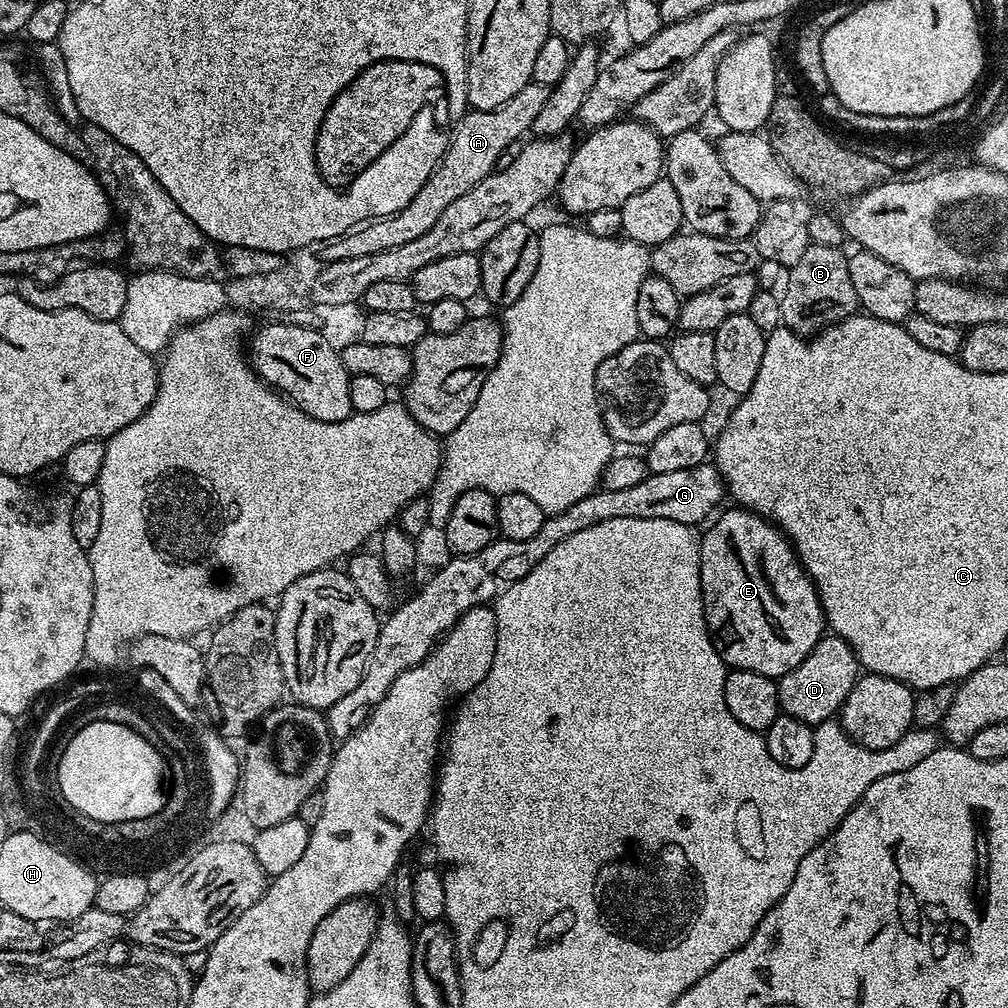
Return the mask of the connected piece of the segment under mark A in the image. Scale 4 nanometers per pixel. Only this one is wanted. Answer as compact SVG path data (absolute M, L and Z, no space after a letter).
M527 84L502 106L494 110L477 112L469 110L462 119L455 121L456 129L452 132L452 141L447 141L444 155L440 157L436 169L426 178L426 182L414 194L414 198L406 206L402 206L389 216L377 215L362 224L356 224L350 231L344 232L336 239L327 241L318 255L322 261L345 260L346 258L366 258L366 254L378 254L382 250L394 250L394 246L402 246L406 242L426 234L442 210L462 198L466 190L474 190L482 178L496 171L496 163L510 142L529 135L534 118L538 118L538 110L542 110L542 102L546 102L550 88L546 84Z

